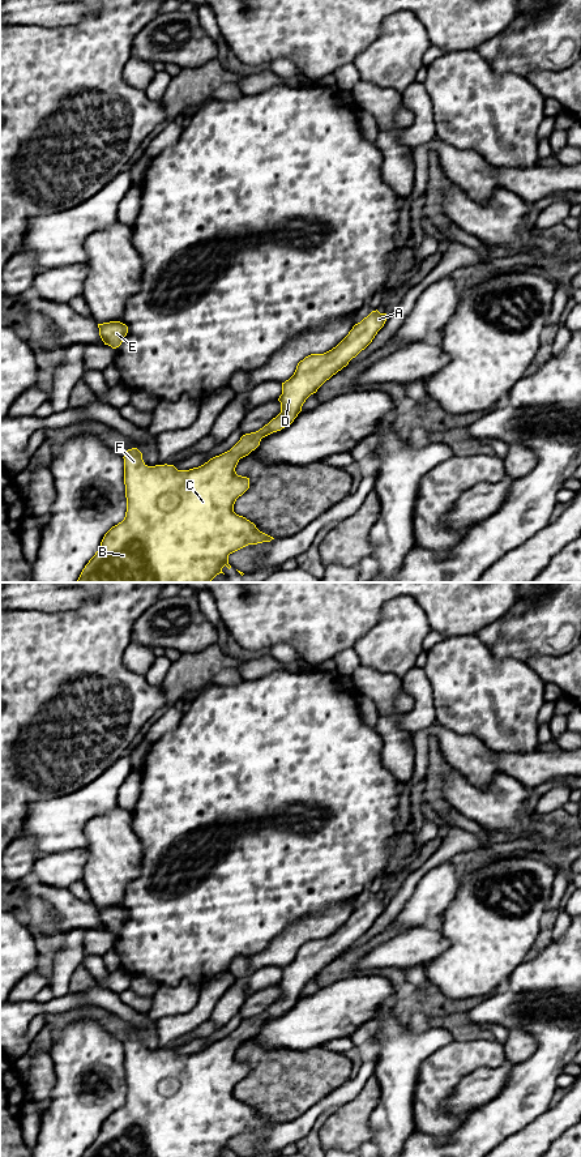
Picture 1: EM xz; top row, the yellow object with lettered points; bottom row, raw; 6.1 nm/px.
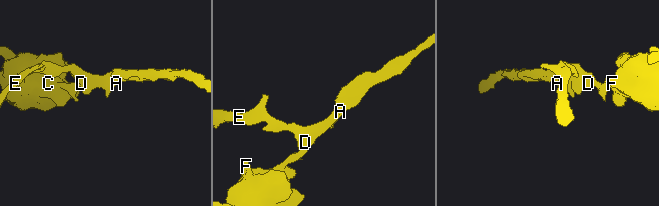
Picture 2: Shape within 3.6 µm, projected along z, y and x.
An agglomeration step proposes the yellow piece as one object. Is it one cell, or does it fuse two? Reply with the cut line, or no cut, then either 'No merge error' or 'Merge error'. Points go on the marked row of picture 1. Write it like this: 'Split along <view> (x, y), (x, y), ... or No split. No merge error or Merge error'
No split. No merge error

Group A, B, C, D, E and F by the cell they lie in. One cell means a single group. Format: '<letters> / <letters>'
A B C D E F

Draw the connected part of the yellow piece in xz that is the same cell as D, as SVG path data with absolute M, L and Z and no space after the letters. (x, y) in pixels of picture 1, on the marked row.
M372 311L336 347L300 360L294 375L282 383L282 394L278 398L281 413L259 431L243 435L230 451L204 465L189 470L178 470L167 464L148 466L137 448L128 449L123 457L125 517L104 534L77 582L210 582L223 573L225 565L231 568L230 554L248 545L274 539L234 512L236 499L249 488L249 478L235 471L239 460L255 451L262 437L290 426L306 400L372 342L386 317L386 313Z

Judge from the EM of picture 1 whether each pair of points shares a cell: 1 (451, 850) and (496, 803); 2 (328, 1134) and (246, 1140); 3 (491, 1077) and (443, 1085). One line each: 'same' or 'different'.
1: different
2: different
3: different

